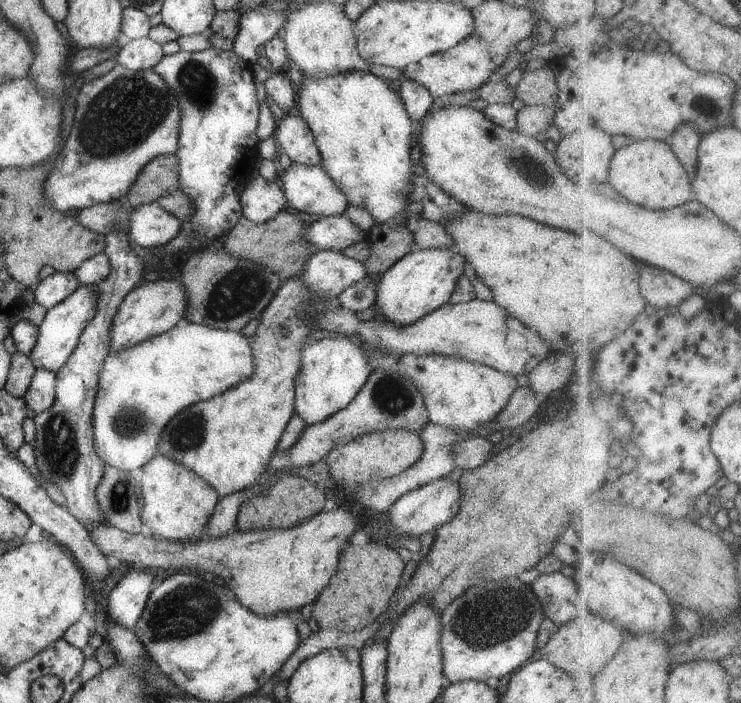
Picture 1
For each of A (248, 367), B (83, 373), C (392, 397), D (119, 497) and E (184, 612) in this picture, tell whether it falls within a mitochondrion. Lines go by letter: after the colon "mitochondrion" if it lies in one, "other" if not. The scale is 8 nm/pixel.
A: other
B: other
C: mitochondrion
D: mitochondrion
E: mitochondrion

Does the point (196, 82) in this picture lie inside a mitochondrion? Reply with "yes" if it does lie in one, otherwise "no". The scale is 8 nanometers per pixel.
yes

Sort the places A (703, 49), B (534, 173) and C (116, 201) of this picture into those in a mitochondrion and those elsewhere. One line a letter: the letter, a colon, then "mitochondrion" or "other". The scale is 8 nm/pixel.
A: other
B: mitochondrion
C: other

